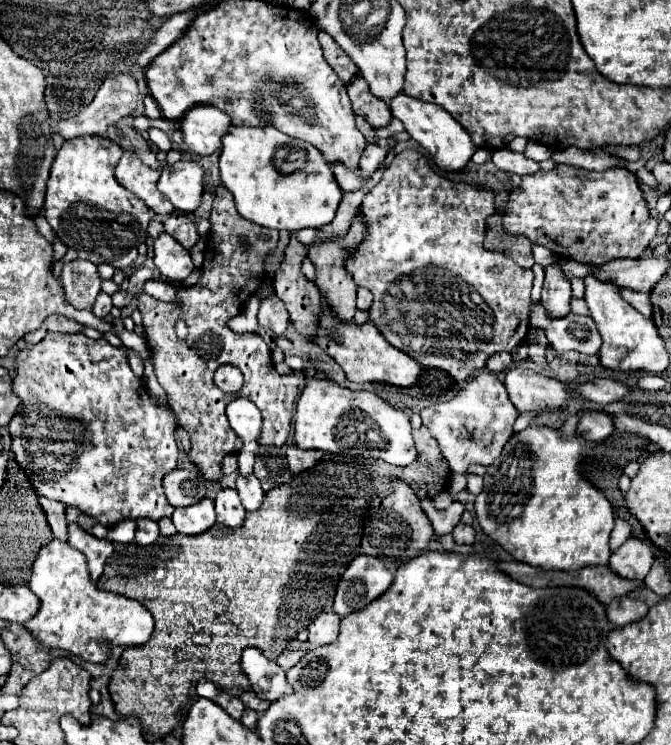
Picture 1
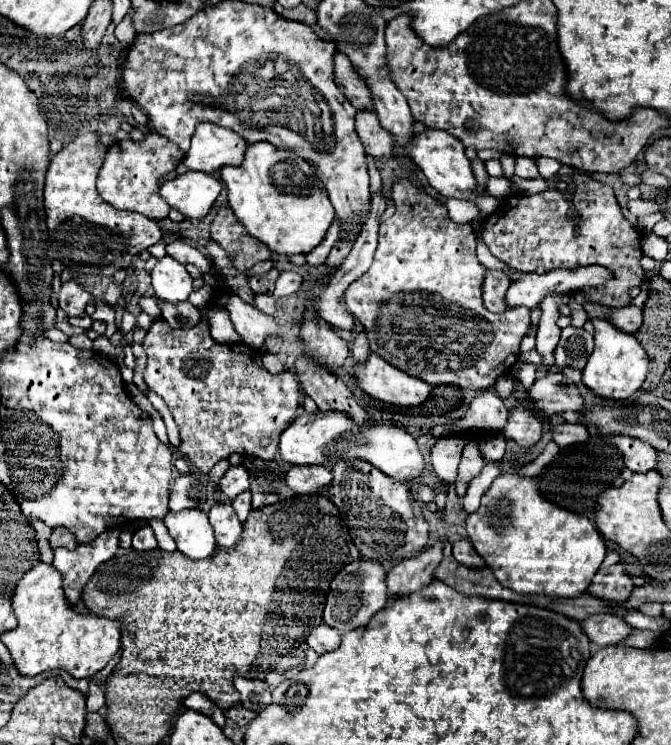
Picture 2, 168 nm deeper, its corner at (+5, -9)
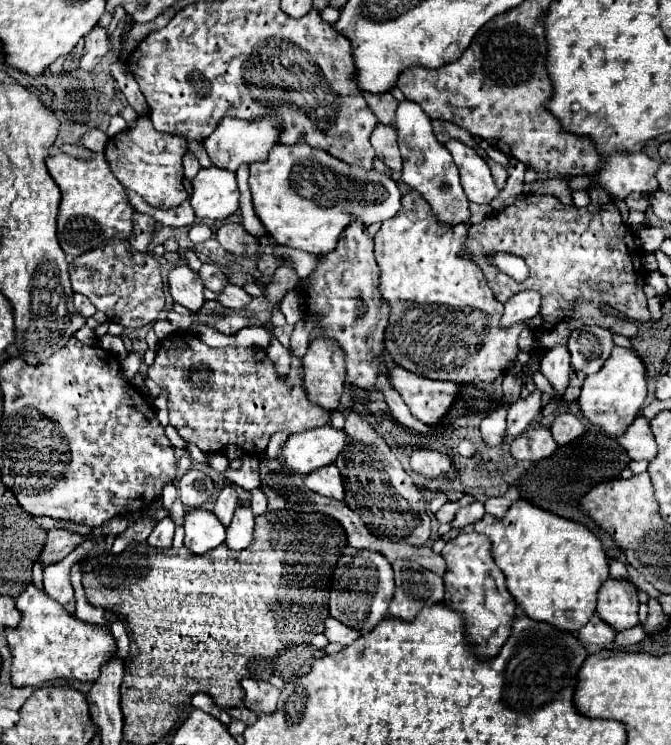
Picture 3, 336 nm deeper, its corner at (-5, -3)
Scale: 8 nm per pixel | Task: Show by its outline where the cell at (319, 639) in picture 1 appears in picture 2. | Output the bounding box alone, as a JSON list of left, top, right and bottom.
[307,623,341,655]

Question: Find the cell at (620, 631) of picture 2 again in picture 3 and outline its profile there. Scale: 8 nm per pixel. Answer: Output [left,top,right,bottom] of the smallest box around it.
[577,613,617,647]

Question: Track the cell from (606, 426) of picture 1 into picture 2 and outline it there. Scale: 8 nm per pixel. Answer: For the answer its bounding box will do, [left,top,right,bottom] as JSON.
[553,423,589,447]

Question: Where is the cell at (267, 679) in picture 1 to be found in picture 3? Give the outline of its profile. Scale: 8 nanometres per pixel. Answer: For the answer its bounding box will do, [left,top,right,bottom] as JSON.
[241,679,279,715]

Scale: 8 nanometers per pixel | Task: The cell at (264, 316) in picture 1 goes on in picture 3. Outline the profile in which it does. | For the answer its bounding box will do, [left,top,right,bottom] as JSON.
[217,285,249,309]

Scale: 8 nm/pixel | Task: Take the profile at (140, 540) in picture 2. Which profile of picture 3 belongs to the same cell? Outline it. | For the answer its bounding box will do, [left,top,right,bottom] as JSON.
[147,517,175,547]

